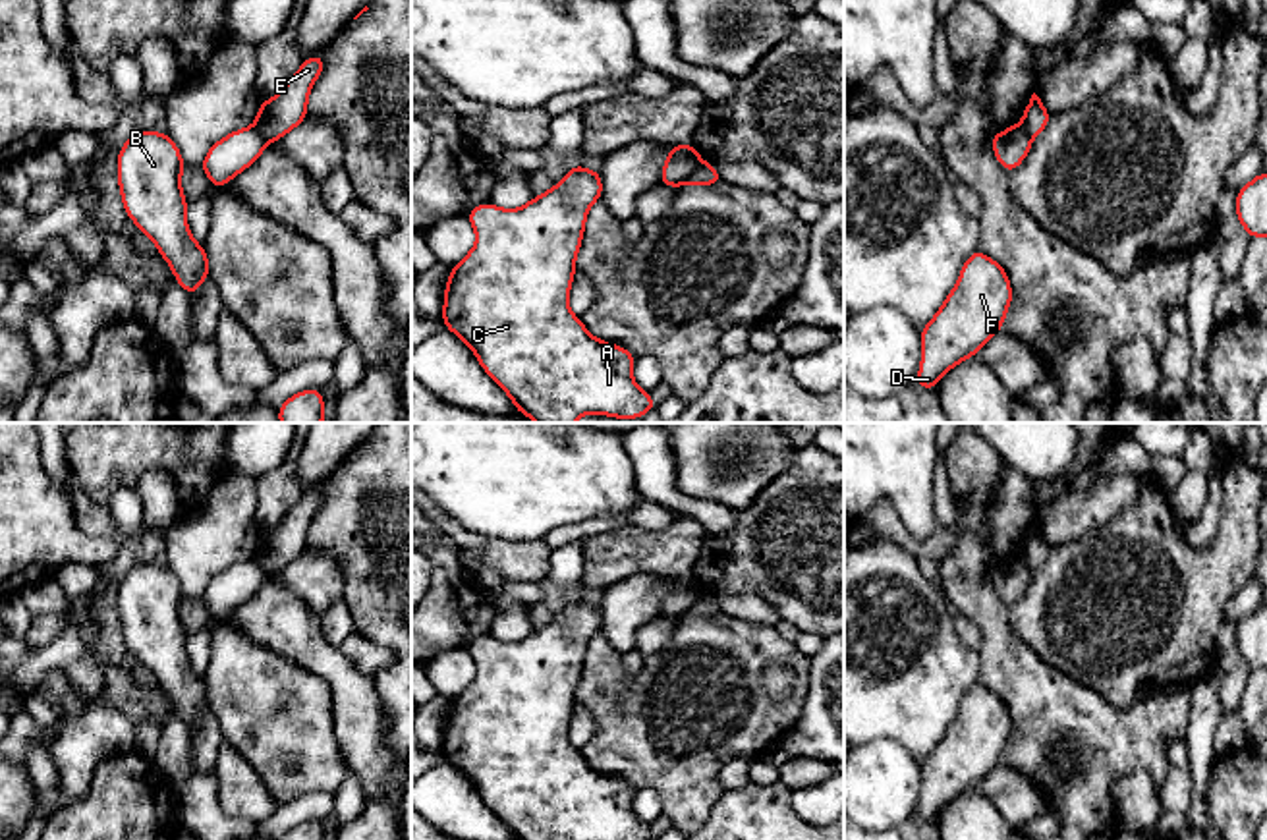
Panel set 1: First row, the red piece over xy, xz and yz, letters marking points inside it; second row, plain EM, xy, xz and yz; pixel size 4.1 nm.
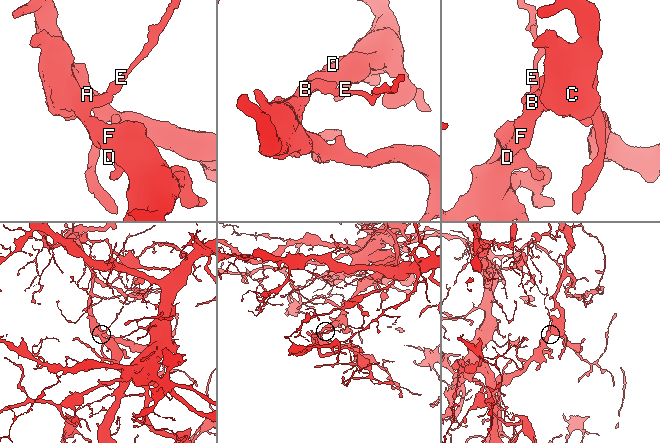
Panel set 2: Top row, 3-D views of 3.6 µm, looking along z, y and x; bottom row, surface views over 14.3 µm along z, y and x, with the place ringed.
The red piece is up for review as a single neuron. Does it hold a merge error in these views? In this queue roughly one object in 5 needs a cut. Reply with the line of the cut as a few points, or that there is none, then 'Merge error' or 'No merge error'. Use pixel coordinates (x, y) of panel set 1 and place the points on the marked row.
Split along xz (703, 163), (682, 182). Merge error

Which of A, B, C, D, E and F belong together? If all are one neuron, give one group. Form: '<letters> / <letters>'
A B C D F / E

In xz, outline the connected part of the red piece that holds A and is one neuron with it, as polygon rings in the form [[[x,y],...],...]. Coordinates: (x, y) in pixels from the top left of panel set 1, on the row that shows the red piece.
[[[574,164],[560,183],[533,197],[521,209],[508,210],[493,203],[481,203],[465,214],[477,234],[477,241],[450,268],[444,290],[442,324],[471,348],[485,373],[512,398],[516,411],[535,423],[574,423],[585,413],[628,421],[657,409],[651,392],[641,390],[634,382],[632,369],[635,357],[630,350],[591,336],[579,317],[568,309],[585,218],[601,195],[601,170],[593,172],[591,168]]]

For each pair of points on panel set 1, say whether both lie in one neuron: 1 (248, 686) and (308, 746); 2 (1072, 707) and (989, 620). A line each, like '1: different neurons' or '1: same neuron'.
1: same neuron
2: same neuron

